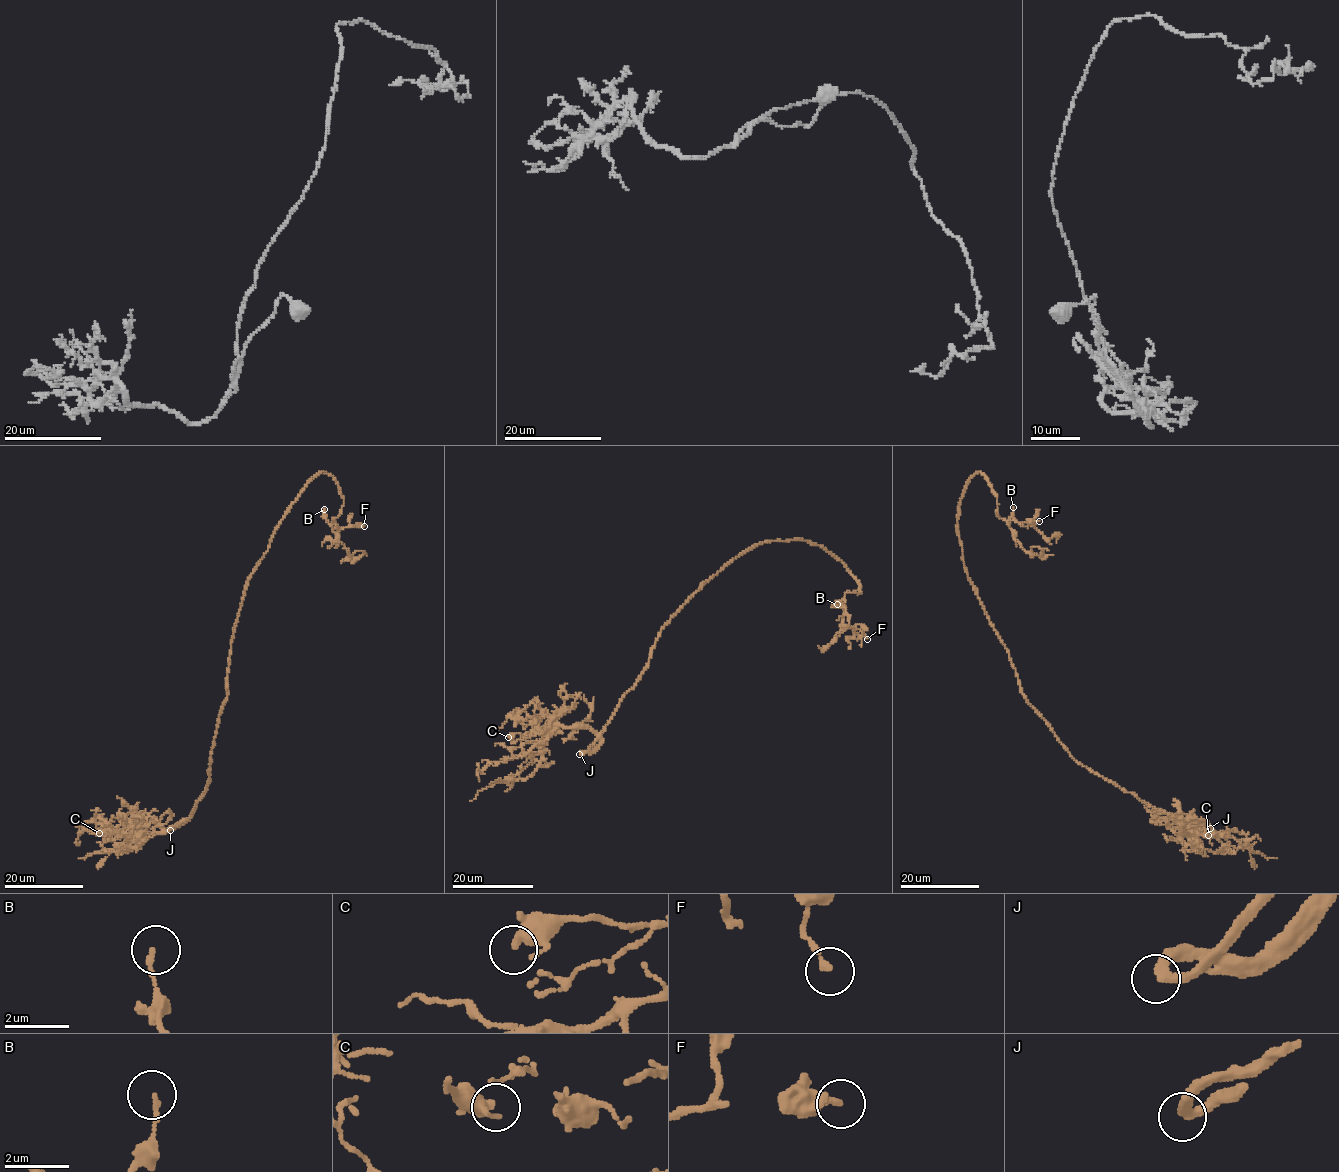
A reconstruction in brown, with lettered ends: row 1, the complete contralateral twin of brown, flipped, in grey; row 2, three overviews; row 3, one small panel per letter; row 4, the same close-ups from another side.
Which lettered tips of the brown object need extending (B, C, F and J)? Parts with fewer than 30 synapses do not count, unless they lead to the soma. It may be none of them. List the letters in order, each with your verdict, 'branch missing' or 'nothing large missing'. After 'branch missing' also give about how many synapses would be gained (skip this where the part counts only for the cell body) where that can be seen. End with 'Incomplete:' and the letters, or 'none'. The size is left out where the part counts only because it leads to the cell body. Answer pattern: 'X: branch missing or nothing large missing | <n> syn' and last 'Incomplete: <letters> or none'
B: nothing large missing
C: nothing large missing
F: nothing large missing
J: branch missing
Incomplete: J

